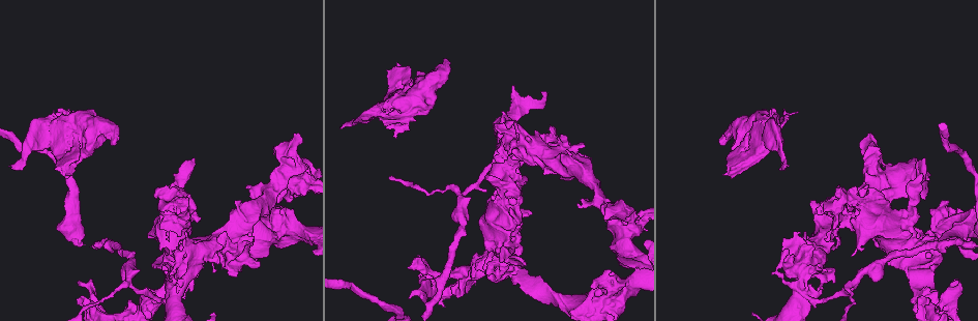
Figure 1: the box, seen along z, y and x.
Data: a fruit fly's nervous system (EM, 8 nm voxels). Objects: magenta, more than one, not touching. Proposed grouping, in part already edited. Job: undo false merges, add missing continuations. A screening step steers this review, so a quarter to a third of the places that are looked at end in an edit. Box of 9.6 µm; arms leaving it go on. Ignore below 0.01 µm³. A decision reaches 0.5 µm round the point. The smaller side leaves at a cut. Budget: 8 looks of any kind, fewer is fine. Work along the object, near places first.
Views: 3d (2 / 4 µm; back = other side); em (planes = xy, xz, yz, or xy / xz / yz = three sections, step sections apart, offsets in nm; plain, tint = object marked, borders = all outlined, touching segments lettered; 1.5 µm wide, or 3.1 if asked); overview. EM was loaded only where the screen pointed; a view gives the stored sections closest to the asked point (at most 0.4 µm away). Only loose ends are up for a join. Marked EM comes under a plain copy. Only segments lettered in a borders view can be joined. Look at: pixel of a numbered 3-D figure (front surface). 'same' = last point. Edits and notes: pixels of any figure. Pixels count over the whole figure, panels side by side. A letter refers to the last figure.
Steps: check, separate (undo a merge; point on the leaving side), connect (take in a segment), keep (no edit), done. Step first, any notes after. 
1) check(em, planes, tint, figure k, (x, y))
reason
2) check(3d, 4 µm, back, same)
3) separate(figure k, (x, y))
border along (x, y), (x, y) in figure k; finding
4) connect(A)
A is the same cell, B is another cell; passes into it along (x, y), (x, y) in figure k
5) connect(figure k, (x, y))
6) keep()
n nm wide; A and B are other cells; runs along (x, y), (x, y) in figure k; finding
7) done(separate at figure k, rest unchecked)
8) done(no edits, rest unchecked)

check(3d, 2 µm, figure 1, (248, 185))
an open end

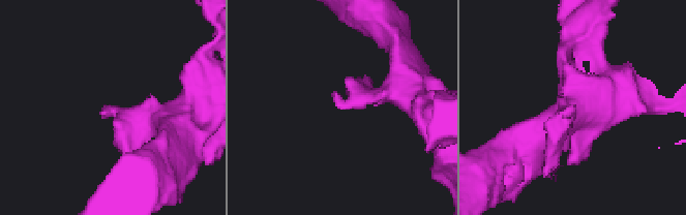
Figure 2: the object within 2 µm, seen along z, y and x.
check(em, xy, step 4, borders, figure 2, (105, 107))
need the tissue

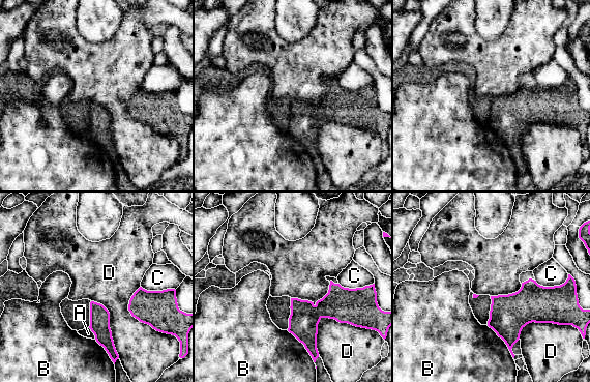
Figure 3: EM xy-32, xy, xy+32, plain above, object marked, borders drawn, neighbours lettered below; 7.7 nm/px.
keep()
A, B, C and D are other cells; border along (91, 300), (108, 311), (116, 349) in figure 3; no lettered segment goes on from it

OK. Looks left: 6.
check(3d, 2 µm, figure 1, (566, 179))
stops while still wide

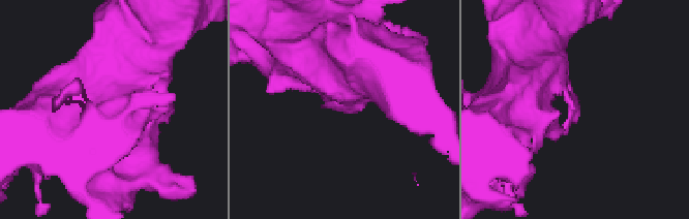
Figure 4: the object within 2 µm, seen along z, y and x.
check(em, xz, step 8, borders, figure 4, (349, 108))

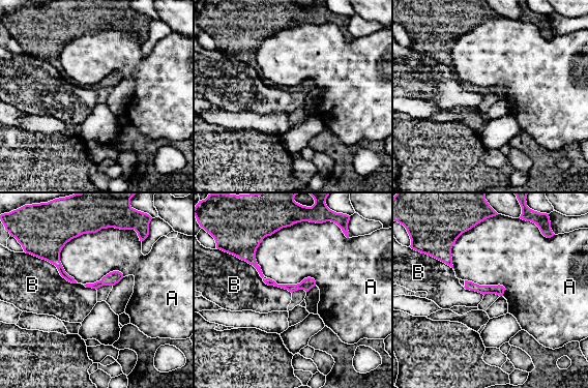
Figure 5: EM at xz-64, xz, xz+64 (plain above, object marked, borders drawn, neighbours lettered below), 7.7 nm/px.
check(em, planes, borders, same)
cut it another way

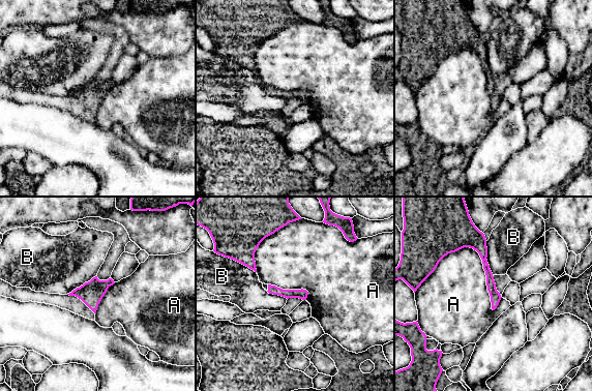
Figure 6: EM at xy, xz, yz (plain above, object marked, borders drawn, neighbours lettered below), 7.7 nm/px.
keep()
A and B are other cells; no lettered segment goes on from it

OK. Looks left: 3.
check(em, planes, borders, figure 1, (819, 273))
abrupt turn

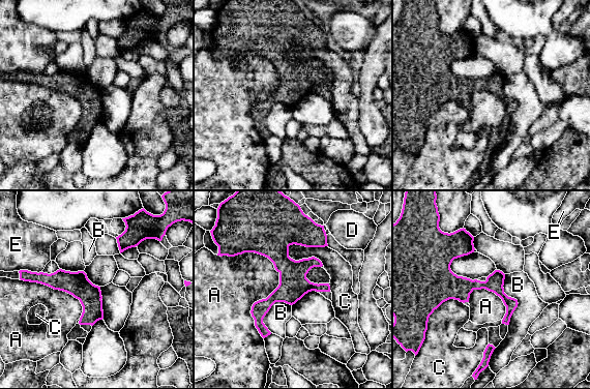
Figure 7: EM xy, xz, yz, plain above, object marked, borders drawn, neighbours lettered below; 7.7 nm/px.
keep()
A, B, C, D and E are other cells; border along (327, 245), (291, 244), (288, 256) in figure 7; continuous, no second neuron

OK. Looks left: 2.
done(no edits, rest unchecked)

